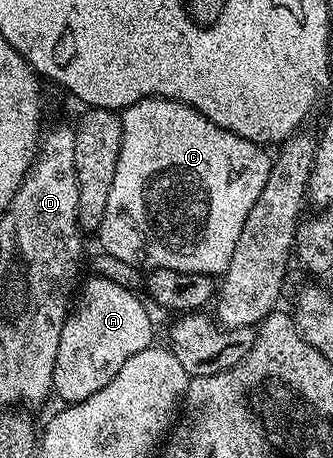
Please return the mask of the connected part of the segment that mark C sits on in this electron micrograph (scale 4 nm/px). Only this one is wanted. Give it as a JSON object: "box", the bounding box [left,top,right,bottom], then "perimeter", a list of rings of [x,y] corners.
{"box":[97,99,272,276],"perimeter":[[[142,99],[123,108],[121,118],[121,153],[109,205],[105,205],[105,217],[97,232],[98,246],[140,269],[160,267],[222,276],[229,257],[233,257],[237,237],[241,237],[241,225],[245,225],[249,209],[253,209],[265,181],[269,181],[272,156],[266,155],[260,144],[221,129],[200,111],[176,99]]]}

